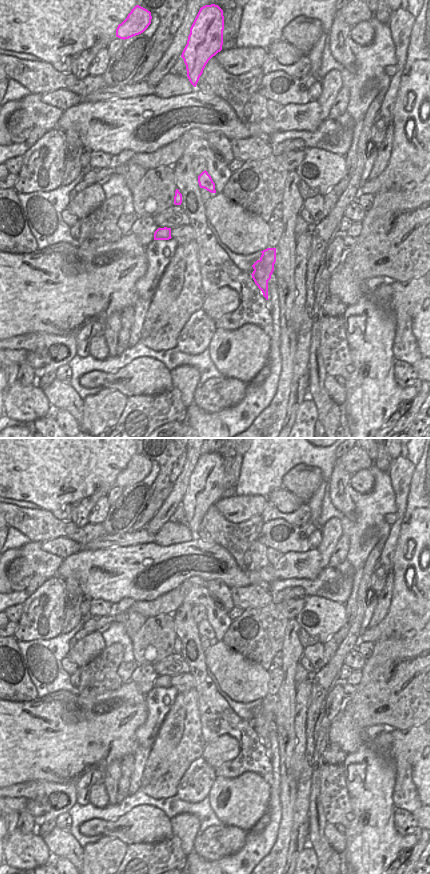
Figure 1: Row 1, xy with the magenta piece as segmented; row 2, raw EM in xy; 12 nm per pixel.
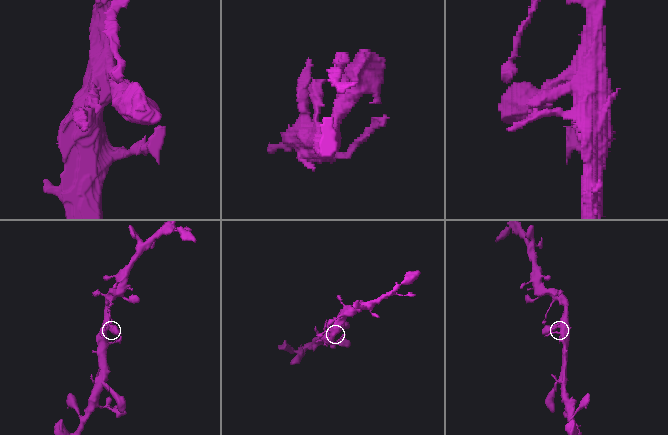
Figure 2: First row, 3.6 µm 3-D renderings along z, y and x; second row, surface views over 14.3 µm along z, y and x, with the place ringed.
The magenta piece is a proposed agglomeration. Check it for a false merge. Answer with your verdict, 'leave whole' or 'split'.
leave whole

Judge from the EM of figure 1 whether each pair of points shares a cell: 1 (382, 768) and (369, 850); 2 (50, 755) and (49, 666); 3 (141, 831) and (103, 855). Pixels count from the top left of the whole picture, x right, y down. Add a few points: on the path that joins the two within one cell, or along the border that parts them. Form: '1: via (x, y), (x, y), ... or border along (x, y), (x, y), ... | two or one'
1: via (372, 788), (372, 830) | one
2: border along (73, 693), (54, 691), (37, 698) | two
3: border along (99, 839), (105, 836), (114, 836), (127, 845) | two

